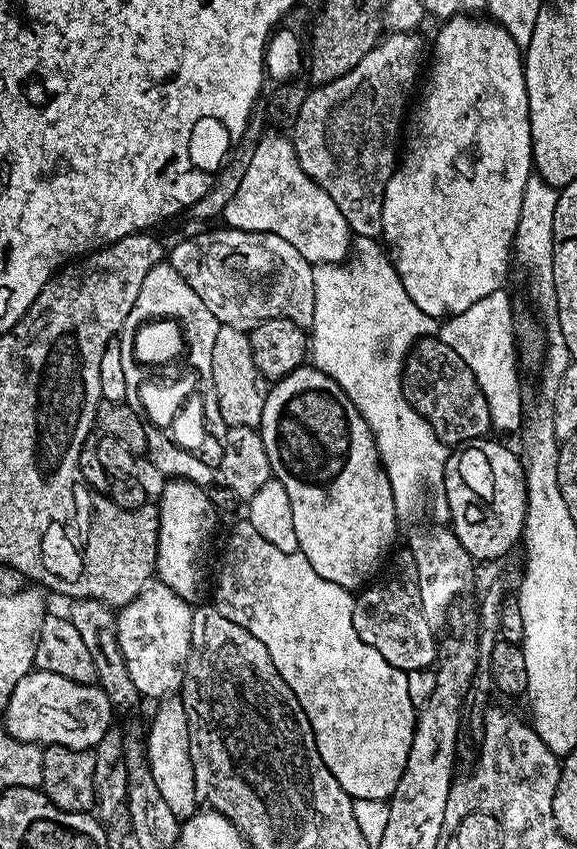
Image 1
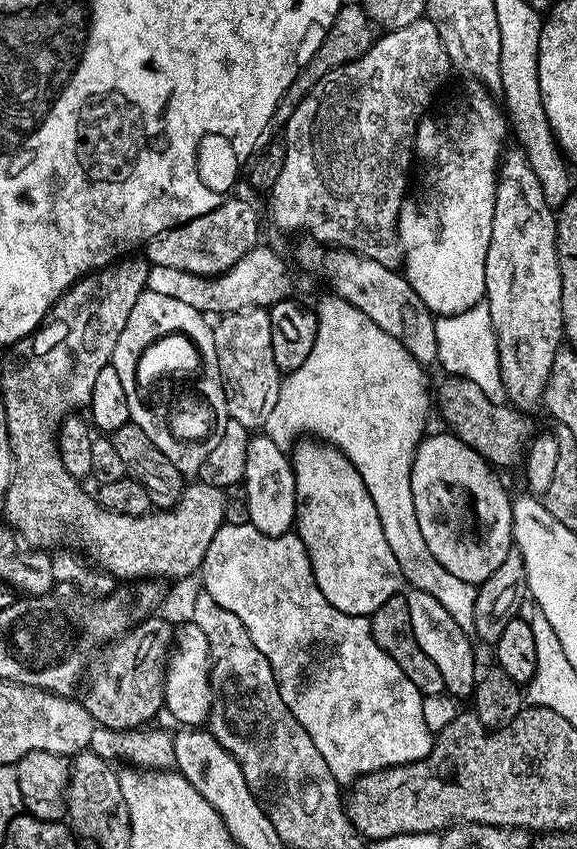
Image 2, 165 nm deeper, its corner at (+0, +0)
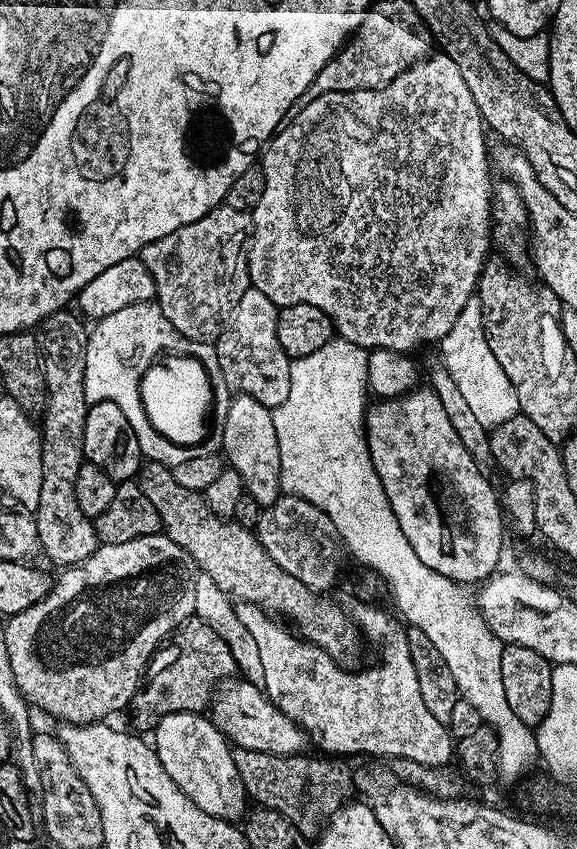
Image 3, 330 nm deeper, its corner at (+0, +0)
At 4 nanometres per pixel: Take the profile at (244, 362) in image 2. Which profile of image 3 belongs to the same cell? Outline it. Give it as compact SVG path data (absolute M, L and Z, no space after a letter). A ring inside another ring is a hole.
M250 286L242 294L242 298L238 298L238 306L233 310L223 332L216 337L214 347L218 354L218 366L222 370L222 378L226 378L229 389L233 393L254 398L258 402L262 402L262 406L273 410L282 406L282 402L286 402L286 398L290 394L292 360L286 354L286 350L282 350L282 342L278 342L278 309L276 304L270 302L270 298L266 298L266 294L262 294L262 290Z

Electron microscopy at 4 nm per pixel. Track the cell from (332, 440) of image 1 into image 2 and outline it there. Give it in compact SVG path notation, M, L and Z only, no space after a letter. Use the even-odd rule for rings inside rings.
M316 438L301 439L291 449L290 459L296 483L294 532L306 546L318 590L322 590L326 602L342 610L342 614L371 617L382 602L390 602L390 598L401 595L406 581L398 566L398 558L394 558L394 550L390 550L390 542L386 542L382 518L378 518L374 498L370 498L370 490L366 490L362 474L358 474L350 458L341 454L333 444Z

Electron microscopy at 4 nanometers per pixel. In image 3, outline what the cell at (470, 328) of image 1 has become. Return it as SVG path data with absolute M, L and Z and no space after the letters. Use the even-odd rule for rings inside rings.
M476 298L468 300L460 316L450 326L450 330L439 341L438 349L444 355L442 366L454 378L454 386L462 390L462 398L470 402L470 410L482 426L489 430L499 428L511 416L519 413L518 397L514 386L507 380L494 354L487 345L486 334L483 332L483 318L480 312L480 301Z

